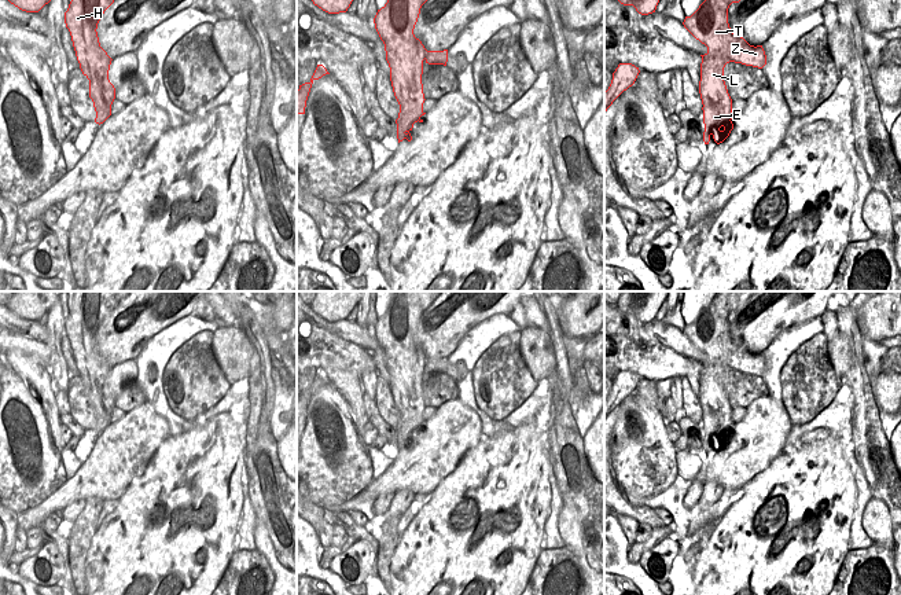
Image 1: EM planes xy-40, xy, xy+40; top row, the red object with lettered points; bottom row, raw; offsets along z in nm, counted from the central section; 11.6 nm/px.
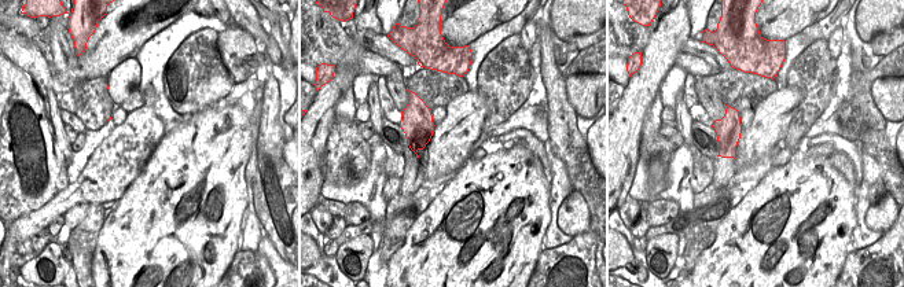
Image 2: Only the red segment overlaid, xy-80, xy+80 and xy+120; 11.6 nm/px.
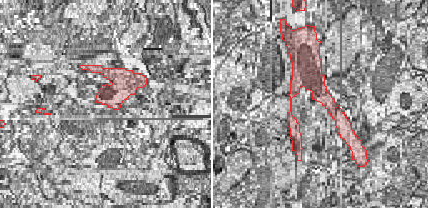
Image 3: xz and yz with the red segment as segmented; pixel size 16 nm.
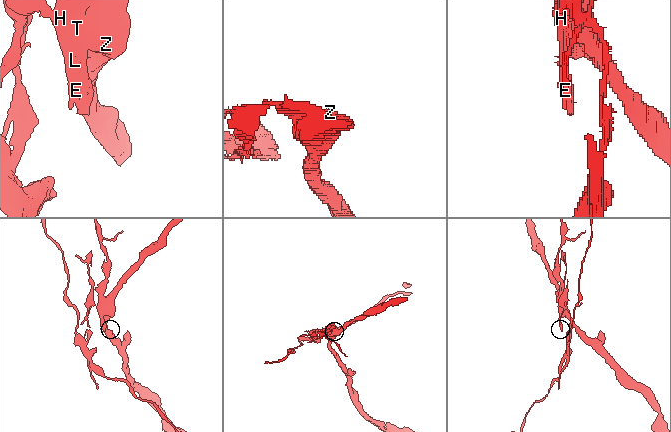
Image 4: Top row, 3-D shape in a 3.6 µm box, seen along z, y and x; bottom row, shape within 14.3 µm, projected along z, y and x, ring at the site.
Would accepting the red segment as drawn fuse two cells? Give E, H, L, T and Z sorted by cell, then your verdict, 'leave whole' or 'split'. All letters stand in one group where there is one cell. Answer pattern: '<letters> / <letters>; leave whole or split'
E H L T / Z; split

